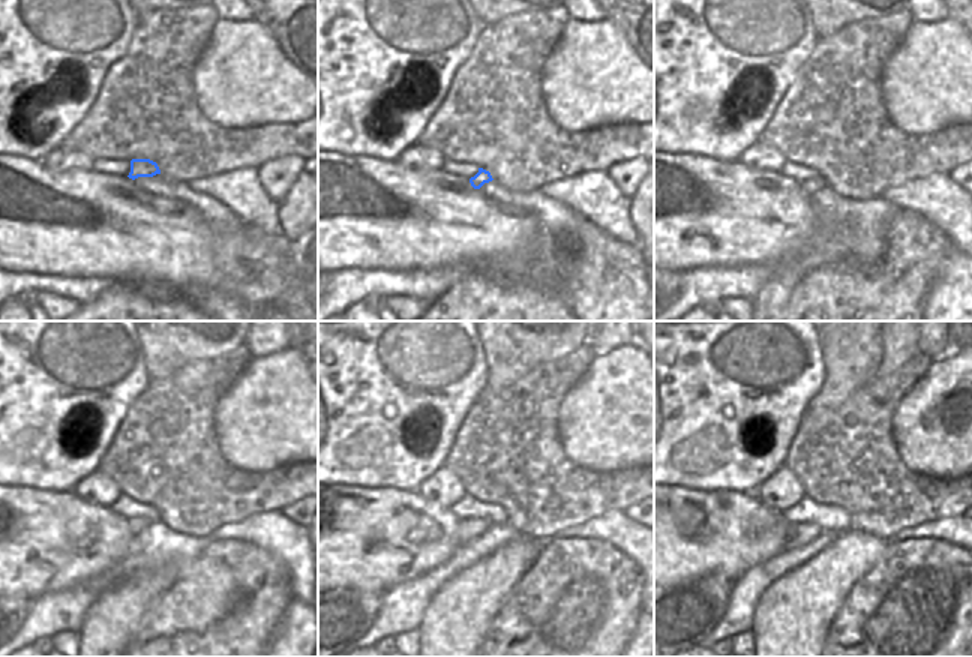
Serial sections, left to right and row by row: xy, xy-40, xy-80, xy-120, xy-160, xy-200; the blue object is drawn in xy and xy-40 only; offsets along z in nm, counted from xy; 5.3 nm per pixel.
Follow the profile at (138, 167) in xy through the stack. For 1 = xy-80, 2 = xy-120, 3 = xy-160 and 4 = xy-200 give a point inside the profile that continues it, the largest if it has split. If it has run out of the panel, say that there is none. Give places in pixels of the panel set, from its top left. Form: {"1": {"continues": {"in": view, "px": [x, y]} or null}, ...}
{"1": {"continues": {"in": "xy-80", "px": [810, 186]}}, "2": {"continues": {"in": "xy-120", "px": [137, 524]}}, "3": {"continues": {"in": "xy-160", "px": [468, 530]}}, "4": {"continues": {"in": "xy-200", "px": [801, 533]}}}

